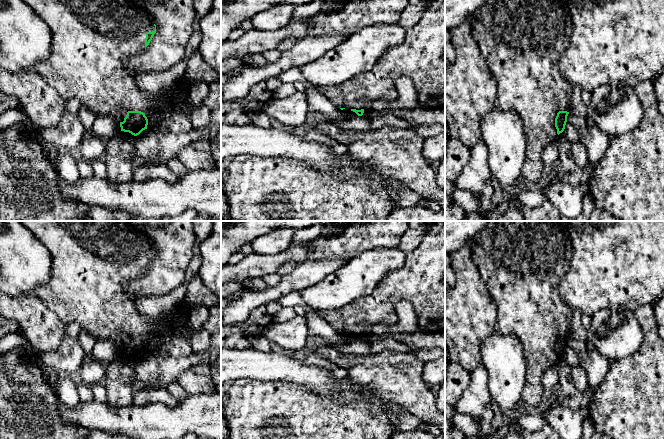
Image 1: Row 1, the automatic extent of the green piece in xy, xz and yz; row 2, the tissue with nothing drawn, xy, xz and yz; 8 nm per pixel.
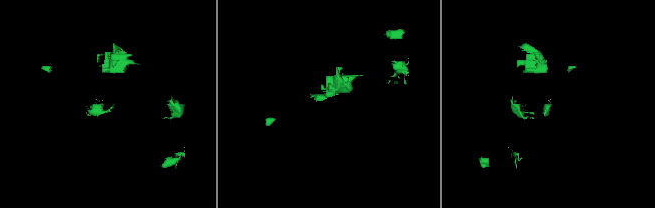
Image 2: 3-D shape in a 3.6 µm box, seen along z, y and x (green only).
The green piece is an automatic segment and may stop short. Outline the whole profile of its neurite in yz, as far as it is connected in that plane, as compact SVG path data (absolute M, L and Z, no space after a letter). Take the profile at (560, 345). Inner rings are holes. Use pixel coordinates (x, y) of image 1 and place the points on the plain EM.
M489 221L474 237L473 261L497 305L495 332L516 335L523 345L527 377L521 399L531 410L543 399L543 374L564 355L567 346L572 307L563 301L558 286L570 267L572 256L572 240L558 221Z

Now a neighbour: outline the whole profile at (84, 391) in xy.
M78 381L76 383L76 389L81 402L90 402L94 399L92 390L89 385Z

